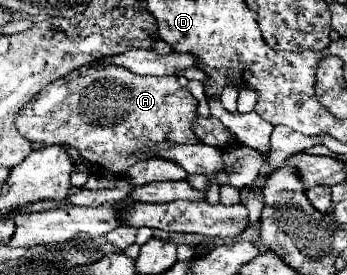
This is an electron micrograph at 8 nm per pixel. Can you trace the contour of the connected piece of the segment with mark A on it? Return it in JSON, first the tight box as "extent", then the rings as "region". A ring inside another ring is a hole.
{"extent":[17,64,199,174],"region":[[[87,64],[71,74],[55,80],[45,86],[21,112],[17,118],[17,130],[35,144],[41,142],[61,142],[79,150],[83,158],[91,164],[97,164],[103,170],[111,170],[115,174],[125,172],[125,168],[133,166],[141,156],[135,156],[135,150],[151,144],[151,142],[177,142],[177,144],[193,144],[199,142],[193,136],[191,122],[197,114],[197,100],[191,92],[179,84],[177,76],[141,76],[129,72],[123,66],[115,64]]]}

